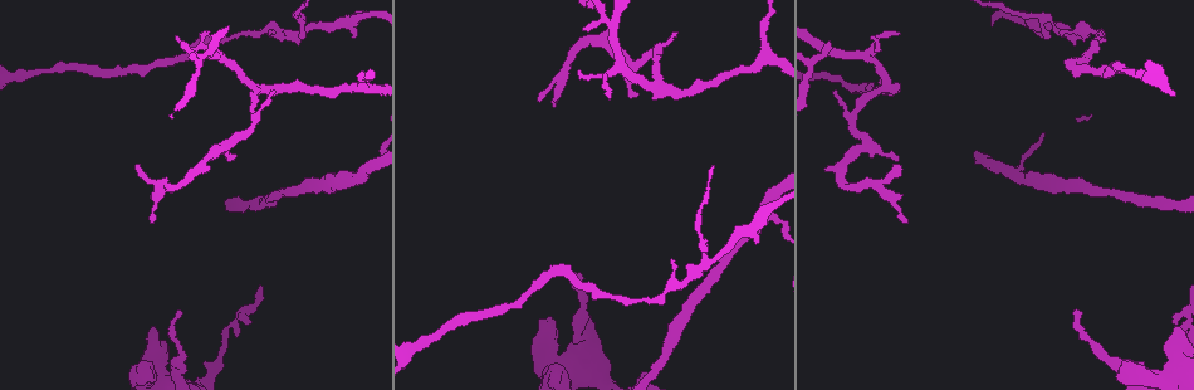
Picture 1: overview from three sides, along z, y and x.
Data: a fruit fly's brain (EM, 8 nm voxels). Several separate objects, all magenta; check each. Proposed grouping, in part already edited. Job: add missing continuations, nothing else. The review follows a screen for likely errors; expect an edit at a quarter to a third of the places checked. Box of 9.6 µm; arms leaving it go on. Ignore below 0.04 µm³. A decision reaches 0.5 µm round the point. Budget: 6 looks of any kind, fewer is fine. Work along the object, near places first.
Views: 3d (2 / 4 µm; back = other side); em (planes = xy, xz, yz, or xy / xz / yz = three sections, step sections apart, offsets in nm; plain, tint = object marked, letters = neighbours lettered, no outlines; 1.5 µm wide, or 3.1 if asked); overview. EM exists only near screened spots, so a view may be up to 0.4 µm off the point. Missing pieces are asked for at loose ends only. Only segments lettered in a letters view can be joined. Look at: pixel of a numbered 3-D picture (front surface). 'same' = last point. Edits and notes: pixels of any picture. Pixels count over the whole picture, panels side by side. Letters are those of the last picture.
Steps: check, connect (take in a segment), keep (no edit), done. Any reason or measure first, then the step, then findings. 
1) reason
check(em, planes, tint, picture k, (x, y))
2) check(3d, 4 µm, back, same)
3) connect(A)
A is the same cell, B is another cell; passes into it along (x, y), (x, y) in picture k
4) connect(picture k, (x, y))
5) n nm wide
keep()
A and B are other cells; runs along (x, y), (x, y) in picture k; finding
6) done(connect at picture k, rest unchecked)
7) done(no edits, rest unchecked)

free end
check(3d, 4 µm, picture 1, (270, 29))

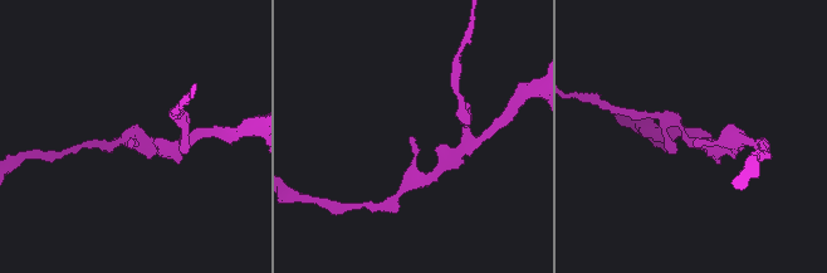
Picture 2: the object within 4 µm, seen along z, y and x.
shape alone is not enough
check(em, yz, step 4, letters, picture 2, (412, 140))

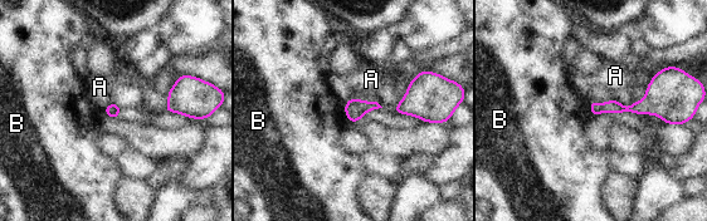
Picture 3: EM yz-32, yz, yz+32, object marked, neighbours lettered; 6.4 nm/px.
keep()
A and B are other cells; runs along (671, 104), (593, 107) in picture 3; none of them fits

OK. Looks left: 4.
an open end
check(em, xz, step 8, letters, picture 1, (608, 100))

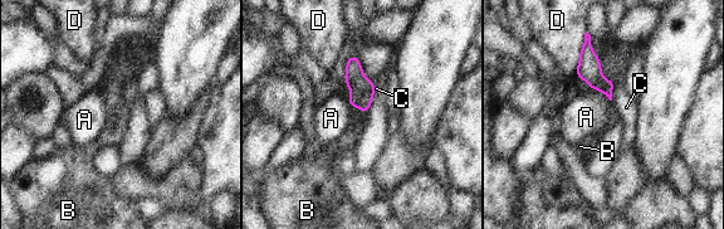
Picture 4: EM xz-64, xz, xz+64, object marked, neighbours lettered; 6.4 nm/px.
keep()
A, B, C and D are other cells; border along (352, 107), (357, 107), (365, 115) in picture 4; none of them fits

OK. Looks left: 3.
thin end
check(em, planes, tint, picture 1, (900, 167))

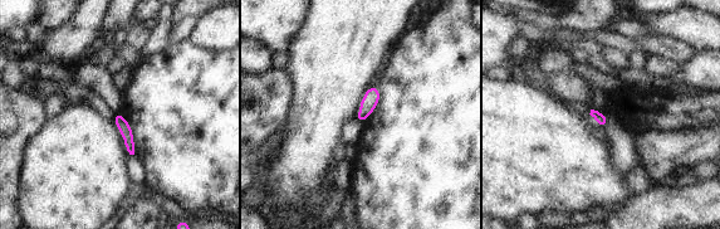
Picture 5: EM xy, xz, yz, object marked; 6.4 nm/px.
check(em, planes, letters, same)

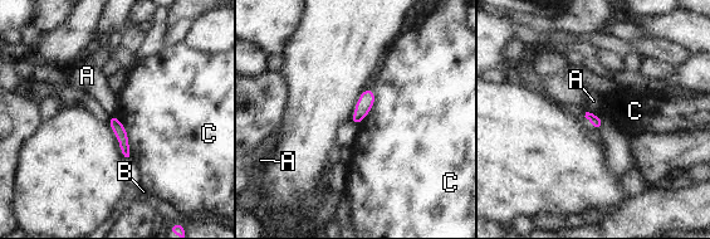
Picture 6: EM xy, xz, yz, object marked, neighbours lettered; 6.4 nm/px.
keep()
A, B and C are other cells; border along (113, 115), (126, 131), (130, 156) in picture 6; no lettered segment goes on from it

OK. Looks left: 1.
done(no edits, rest unchecked)

